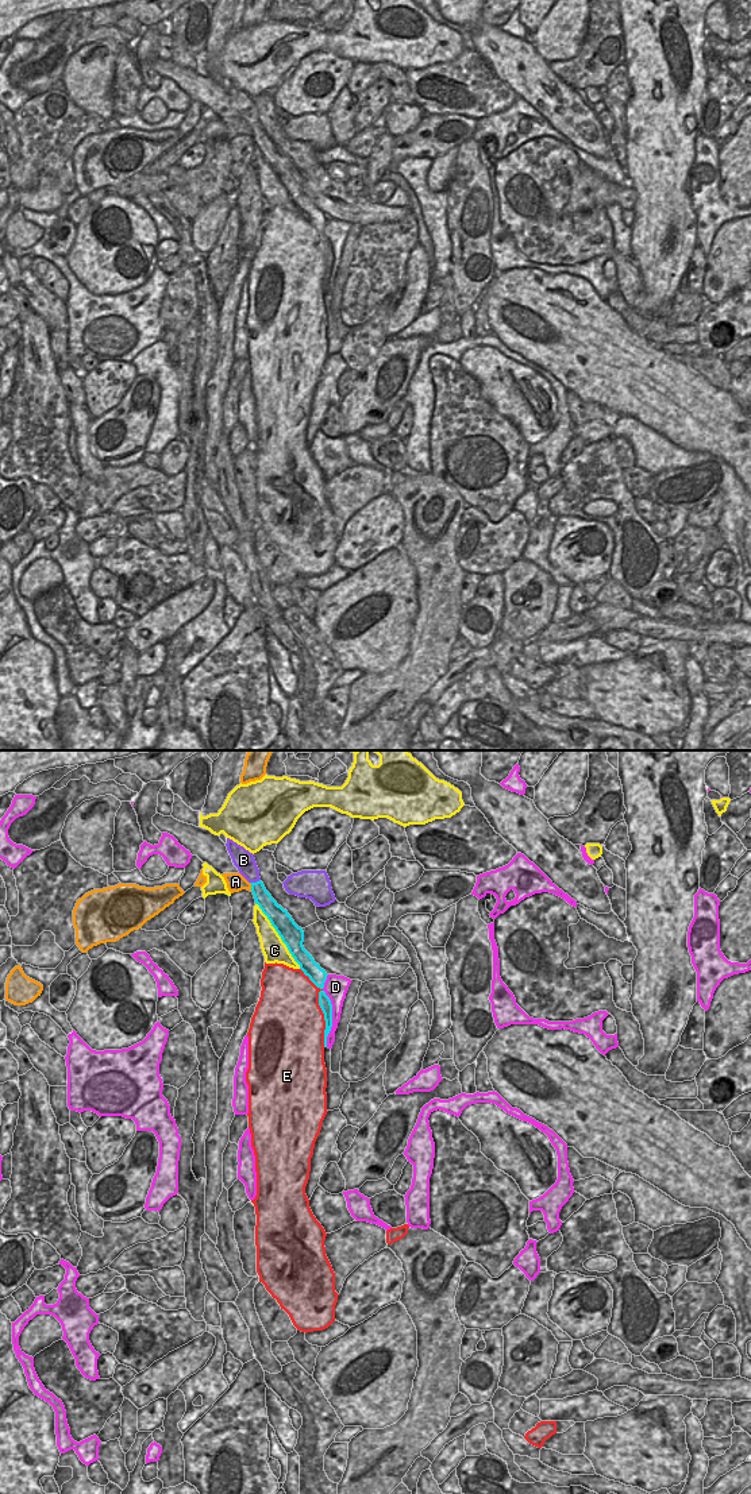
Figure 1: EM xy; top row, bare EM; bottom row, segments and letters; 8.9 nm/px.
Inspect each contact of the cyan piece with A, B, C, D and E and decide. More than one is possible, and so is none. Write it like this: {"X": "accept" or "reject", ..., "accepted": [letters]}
{"A": "reject", "B": "accept", "C": "reject", "D": "reject", "E": "reject", "accepted": ["B"]}

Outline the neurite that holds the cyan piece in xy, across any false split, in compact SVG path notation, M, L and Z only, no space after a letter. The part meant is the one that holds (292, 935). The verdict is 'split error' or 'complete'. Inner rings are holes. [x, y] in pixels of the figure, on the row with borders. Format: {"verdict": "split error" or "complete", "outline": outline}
{"verdict": "split error", "outline": "M227 838L226 846L239 873L251 884L255 904L258 904L262 912L267 916L304 974L308 976L317 988L323 989L328 974L304 949L303 929L294 923L288 911L278 906L266 891L261 881L254 854L230 838Z"}

